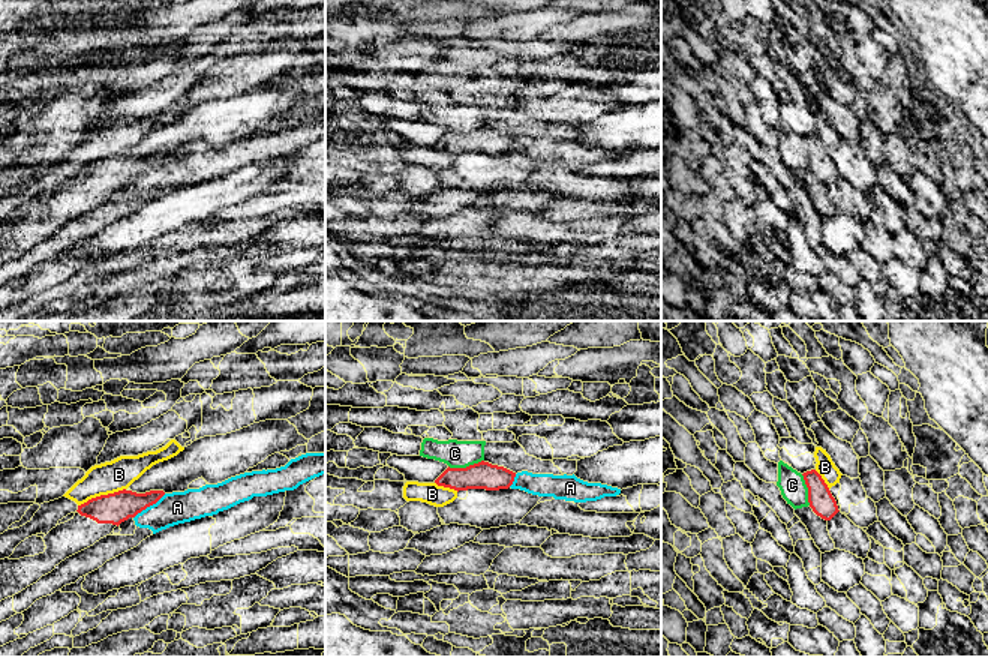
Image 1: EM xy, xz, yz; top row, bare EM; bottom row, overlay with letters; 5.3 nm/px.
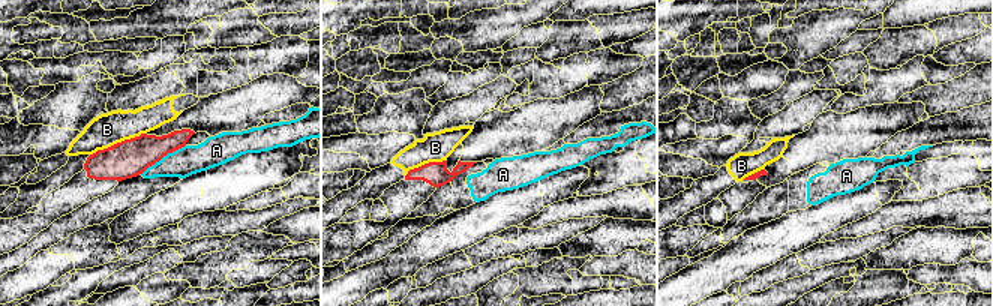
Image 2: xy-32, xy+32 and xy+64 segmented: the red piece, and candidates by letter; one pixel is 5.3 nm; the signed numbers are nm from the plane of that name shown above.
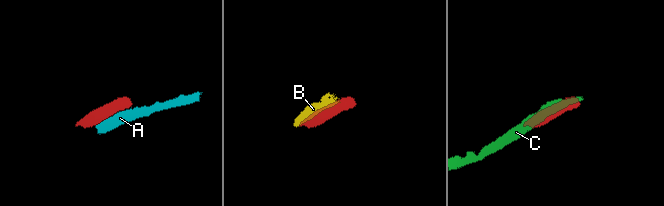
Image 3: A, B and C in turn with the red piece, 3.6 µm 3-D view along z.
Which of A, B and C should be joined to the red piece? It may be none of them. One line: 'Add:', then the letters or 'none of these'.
Add: none of these

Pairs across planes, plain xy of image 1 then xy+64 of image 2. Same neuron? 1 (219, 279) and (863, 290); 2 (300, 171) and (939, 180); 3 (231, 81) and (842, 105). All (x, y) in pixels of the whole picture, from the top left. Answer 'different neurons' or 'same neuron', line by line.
1: same neuron
2: same neuron
3: same neuron

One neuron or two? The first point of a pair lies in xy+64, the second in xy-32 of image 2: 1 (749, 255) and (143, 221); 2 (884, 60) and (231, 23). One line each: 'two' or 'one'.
1: one
2: one

